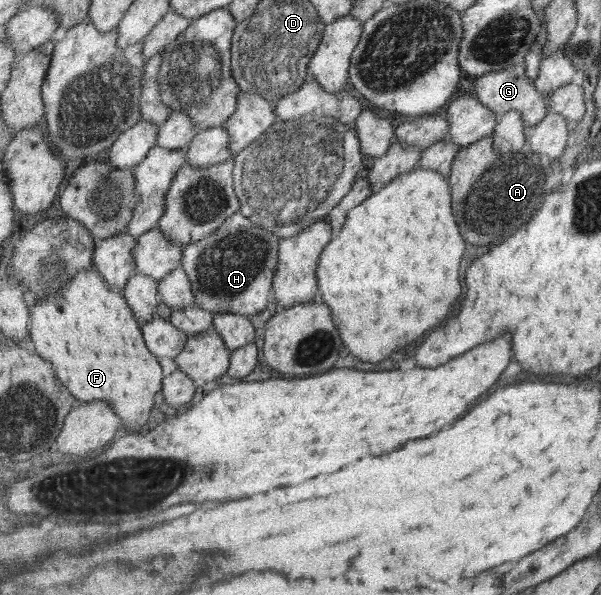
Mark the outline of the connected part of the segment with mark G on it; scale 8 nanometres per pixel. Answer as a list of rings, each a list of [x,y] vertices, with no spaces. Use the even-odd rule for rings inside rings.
[[[525,64],[484,74],[482,77],[473,79],[473,86],[482,105],[498,116],[509,112],[519,112],[522,120],[528,126],[539,124],[550,114],[548,95],[542,94],[536,89],[534,80],[530,79],[526,73]]]

